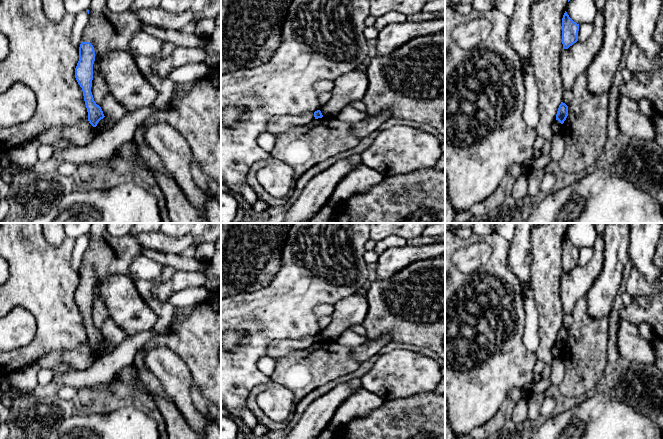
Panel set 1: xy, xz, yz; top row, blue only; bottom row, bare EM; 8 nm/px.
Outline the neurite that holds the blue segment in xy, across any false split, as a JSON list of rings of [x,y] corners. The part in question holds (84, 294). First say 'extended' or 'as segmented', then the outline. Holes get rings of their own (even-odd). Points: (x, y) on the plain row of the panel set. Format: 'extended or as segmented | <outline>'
as segmented | [[[81,266],[79,271],[79,285],[75,292],[75,302],[83,315],[88,336],[88,345],[93,351],[96,351],[98,346],[105,340],[101,331],[94,325],[91,316],[94,285],[95,275],[93,269],[90,266]]]

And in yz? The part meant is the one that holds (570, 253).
as segmented | [[[565,235],[562,242],[562,268],[563,274],[568,273],[578,265],[579,248],[574,246]]]

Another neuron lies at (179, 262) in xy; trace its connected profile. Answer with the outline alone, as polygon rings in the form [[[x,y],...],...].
[[[145,247],[143,256],[155,260],[164,266],[171,266],[176,270],[203,272],[207,269],[206,263],[198,262],[194,257],[185,257],[181,254],[163,253]]]

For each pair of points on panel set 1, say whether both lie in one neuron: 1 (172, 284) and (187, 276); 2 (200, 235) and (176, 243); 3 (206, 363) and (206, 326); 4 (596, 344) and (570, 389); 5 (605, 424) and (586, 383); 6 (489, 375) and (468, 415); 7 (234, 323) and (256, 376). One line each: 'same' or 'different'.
1: same
2: different
3: same
4: same
5: different
6: same
7: same

